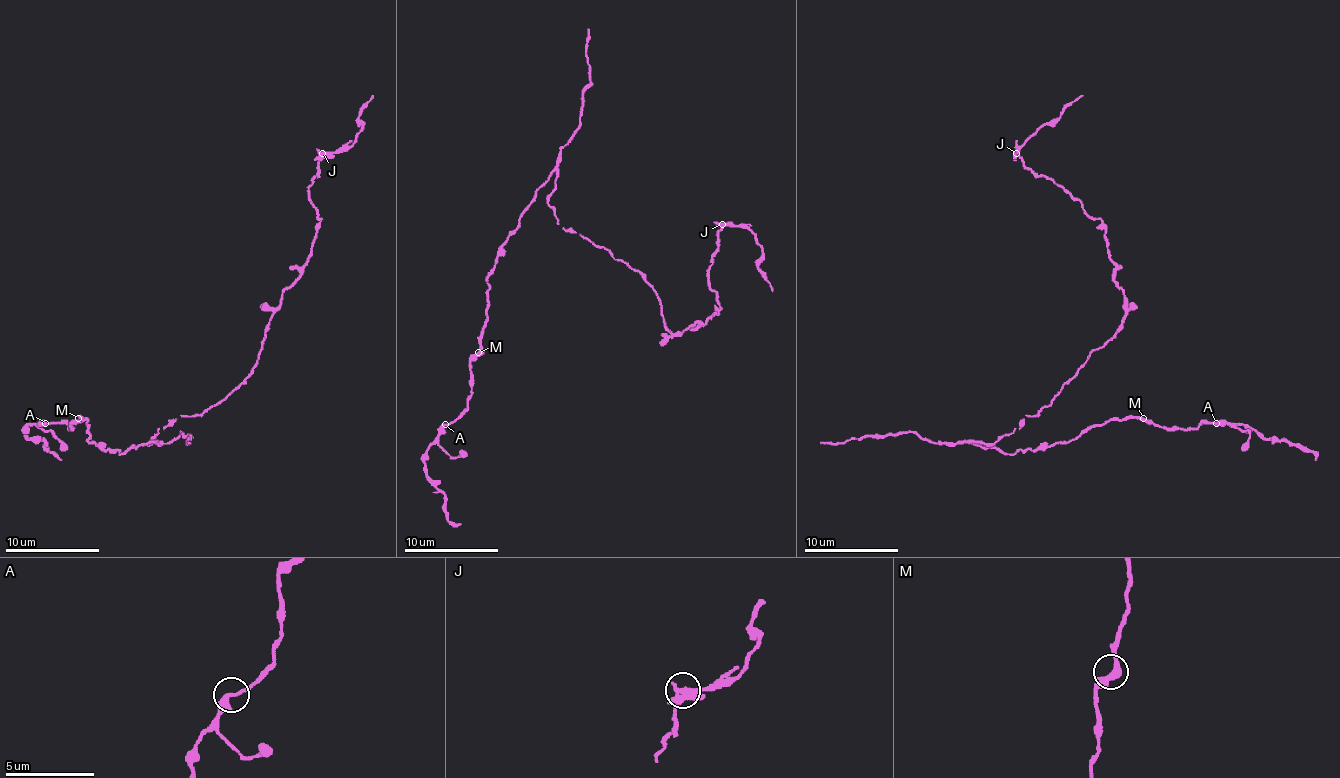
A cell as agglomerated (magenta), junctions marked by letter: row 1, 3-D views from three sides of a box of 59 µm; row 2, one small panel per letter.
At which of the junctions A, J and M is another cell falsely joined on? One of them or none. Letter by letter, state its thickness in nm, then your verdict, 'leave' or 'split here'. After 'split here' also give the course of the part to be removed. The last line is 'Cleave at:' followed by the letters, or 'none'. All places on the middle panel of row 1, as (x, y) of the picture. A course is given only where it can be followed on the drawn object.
A: 320 nm thick; leave
J: 360 nm thick; split here; foreign part runs (722, 225), (746, 227), (755, 236), (762, 248), (762, 260), (758, 269), (772, 290)
M: 360 nm thick; leave
Cleave at: J

